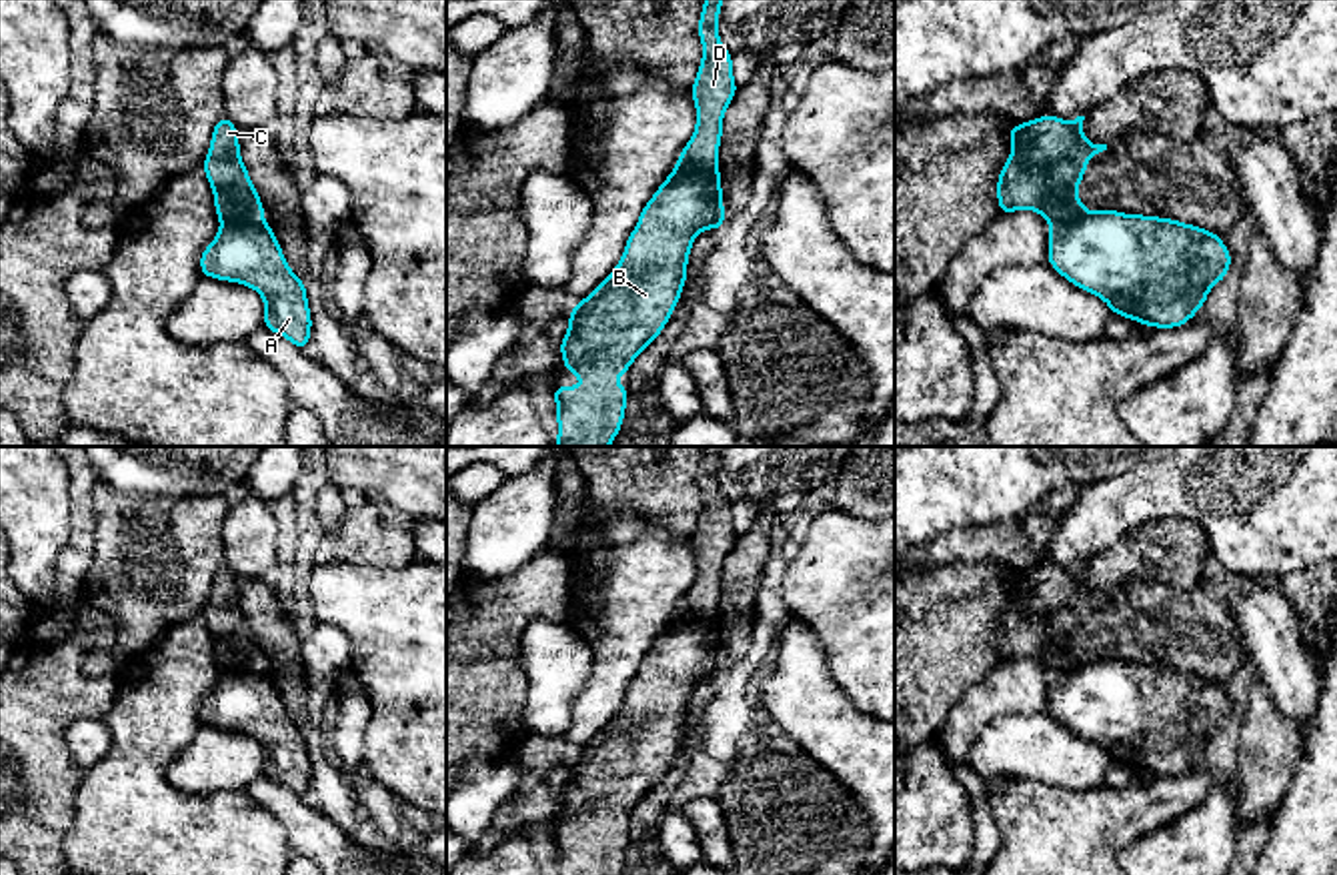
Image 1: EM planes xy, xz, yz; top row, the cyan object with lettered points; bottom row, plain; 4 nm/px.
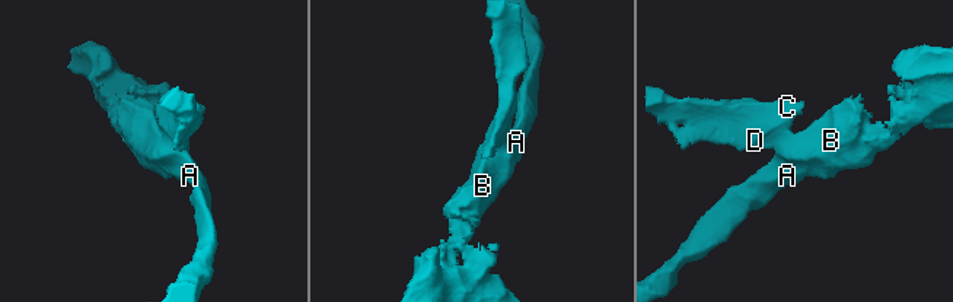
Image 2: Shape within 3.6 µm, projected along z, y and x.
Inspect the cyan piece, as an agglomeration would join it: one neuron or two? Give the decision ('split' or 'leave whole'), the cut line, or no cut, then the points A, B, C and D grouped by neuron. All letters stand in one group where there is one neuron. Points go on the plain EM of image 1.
split; cut xz (673, 617), (701, 615), (717, 619); groups A B / C D

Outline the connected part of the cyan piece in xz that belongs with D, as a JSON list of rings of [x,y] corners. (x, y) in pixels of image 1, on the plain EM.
[[[705,447],[699,467],[697,481],[703,491],[703,511],[691,537],[697,555],[697,577],[675,619],[695,615],[709,621],[719,619],[723,563],[739,539],[733,529],[733,503],[723,495],[717,481],[723,451],[725,447]]]

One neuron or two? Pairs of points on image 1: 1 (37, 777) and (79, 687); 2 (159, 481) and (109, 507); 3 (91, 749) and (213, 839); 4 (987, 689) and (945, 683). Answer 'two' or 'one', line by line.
1: one
2: two
3: two
4: two

